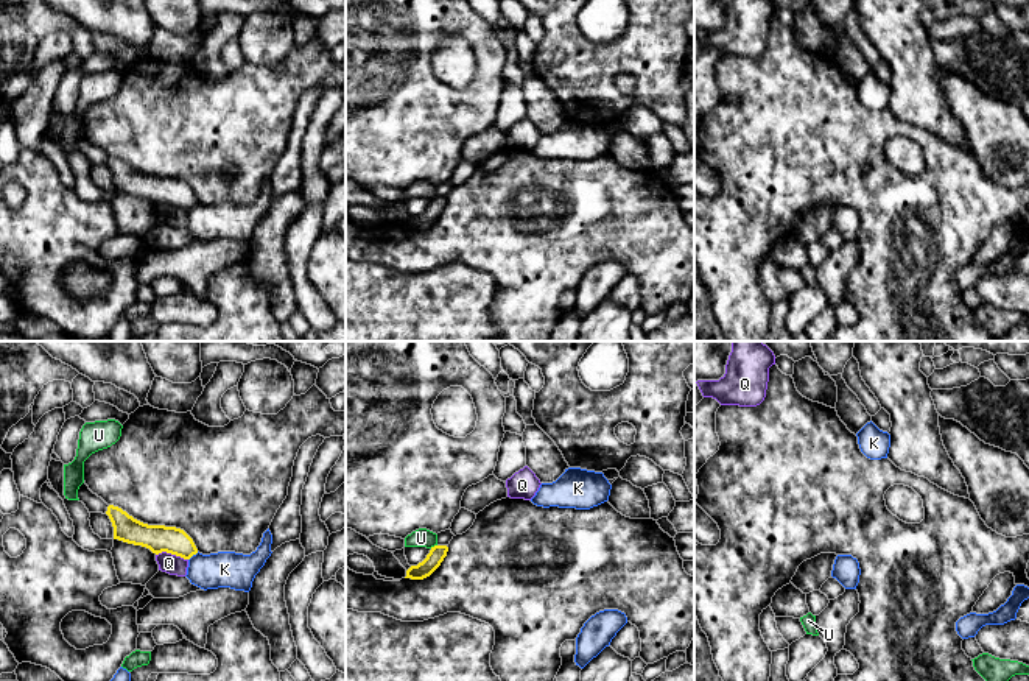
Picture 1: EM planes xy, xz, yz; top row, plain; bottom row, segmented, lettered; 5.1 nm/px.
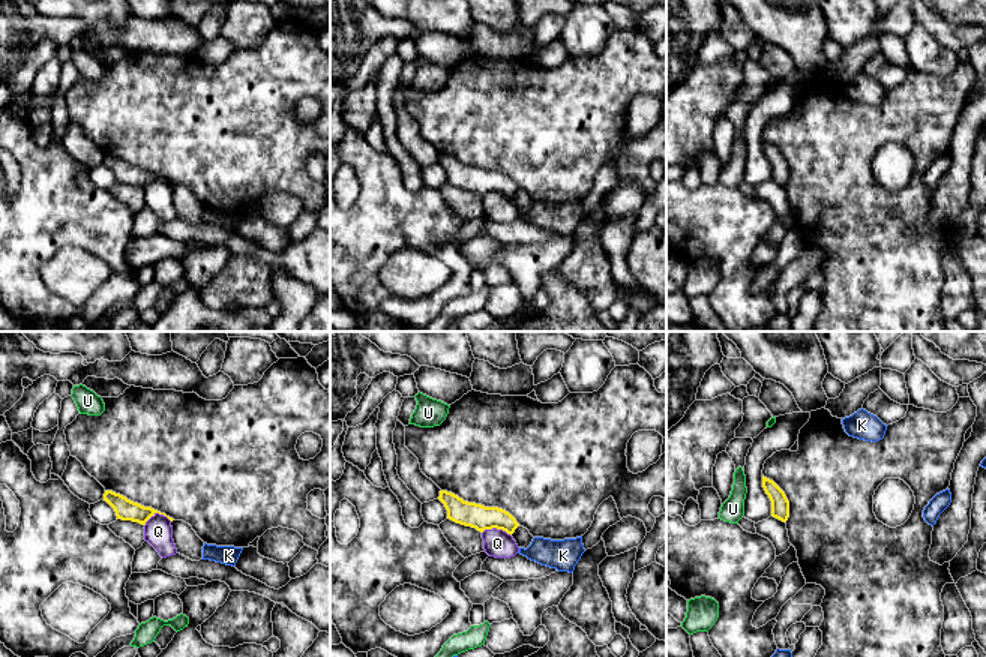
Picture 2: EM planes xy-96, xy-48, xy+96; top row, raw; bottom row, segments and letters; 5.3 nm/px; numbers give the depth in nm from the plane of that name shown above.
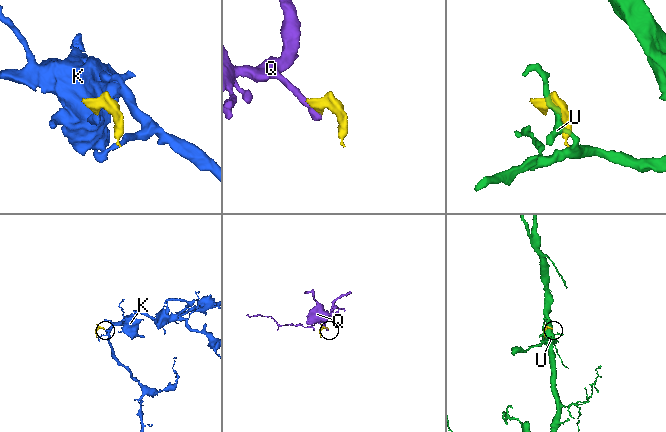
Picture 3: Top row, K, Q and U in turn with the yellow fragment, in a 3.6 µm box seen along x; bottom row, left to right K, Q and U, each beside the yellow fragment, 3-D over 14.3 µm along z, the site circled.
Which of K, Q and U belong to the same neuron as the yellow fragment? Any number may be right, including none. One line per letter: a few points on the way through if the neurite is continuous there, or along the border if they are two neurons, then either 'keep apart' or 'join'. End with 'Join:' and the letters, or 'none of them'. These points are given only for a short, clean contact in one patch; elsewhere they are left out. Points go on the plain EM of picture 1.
K: keep apart
Q: border xy (156, 204), (167, 203), (187, 211); keep apart
U: keep apart
Join: none of them

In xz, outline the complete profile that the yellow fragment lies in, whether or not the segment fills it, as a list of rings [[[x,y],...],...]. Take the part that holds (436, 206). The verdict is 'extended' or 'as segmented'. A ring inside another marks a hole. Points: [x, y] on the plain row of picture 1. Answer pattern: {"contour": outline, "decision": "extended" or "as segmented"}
{"contour": [[[447,196],[431,198],[430,204],[427,206],[427,209],[422,213],[419,213],[417,217],[411,217],[406,221],[405,229],[423,231],[423,229],[430,228],[441,217],[444,209],[447,207],[447,203],[448,203]]], "decision": "as segmented"}

